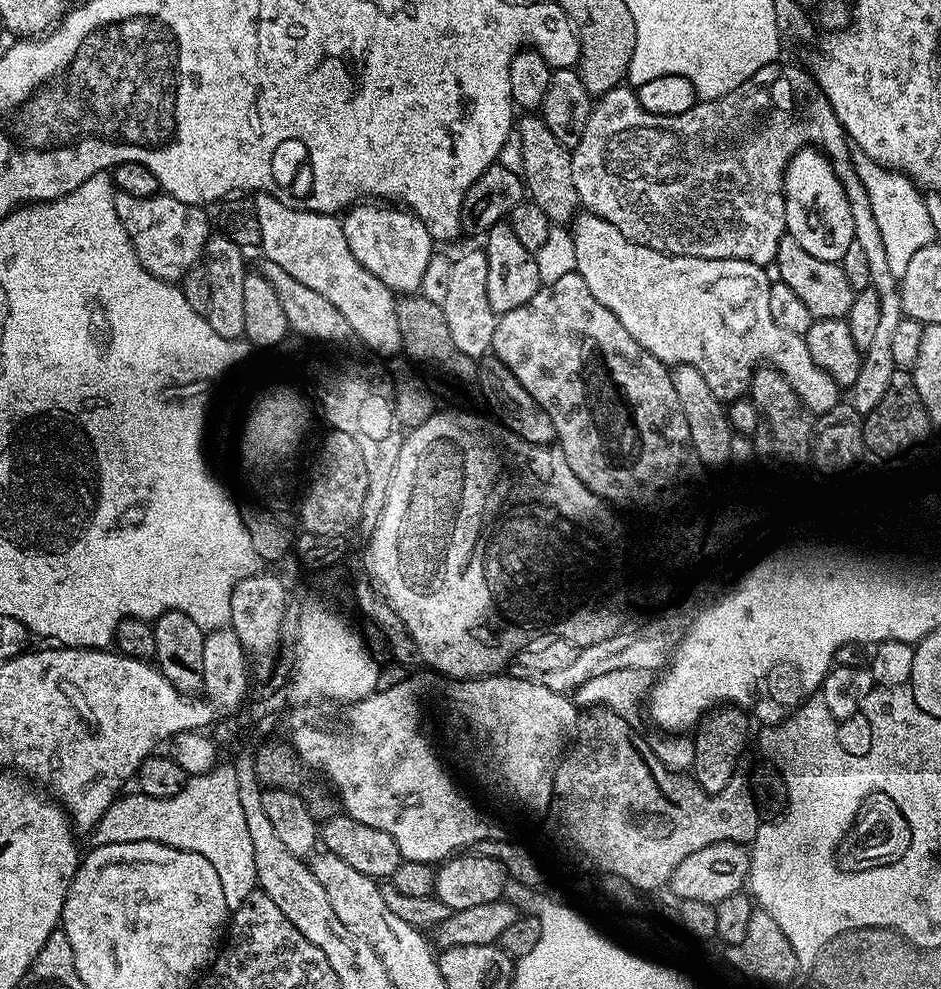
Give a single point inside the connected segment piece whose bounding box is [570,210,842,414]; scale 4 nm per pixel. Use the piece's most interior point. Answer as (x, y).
(714, 313)

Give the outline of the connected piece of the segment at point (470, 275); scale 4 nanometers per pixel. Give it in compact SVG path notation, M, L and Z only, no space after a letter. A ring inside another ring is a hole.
M472 248L460 257L452 260L450 287L442 305L448 329L454 338L454 344L460 352L479 358L491 349L492 335L496 325L497 312L490 306L486 292L486 270L488 269L487 251Z

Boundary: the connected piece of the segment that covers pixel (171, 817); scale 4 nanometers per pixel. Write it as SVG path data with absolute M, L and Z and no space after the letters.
M217 765L202 775L189 777L174 798L150 798L141 792L125 793L107 807L93 828L94 846L123 842L154 841L183 852L200 854L218 873L229 909L238 905L257 889L254 848L238 797L233 765Z

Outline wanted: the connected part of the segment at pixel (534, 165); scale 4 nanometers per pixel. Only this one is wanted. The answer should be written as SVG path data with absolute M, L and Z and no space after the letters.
M536 114L519 117L518 129L522 138L522 179L527 195L533 204L539 204L549 221L568 226L580 204L580 196L574 186L574 170L569 145L558 142L543 118Z

